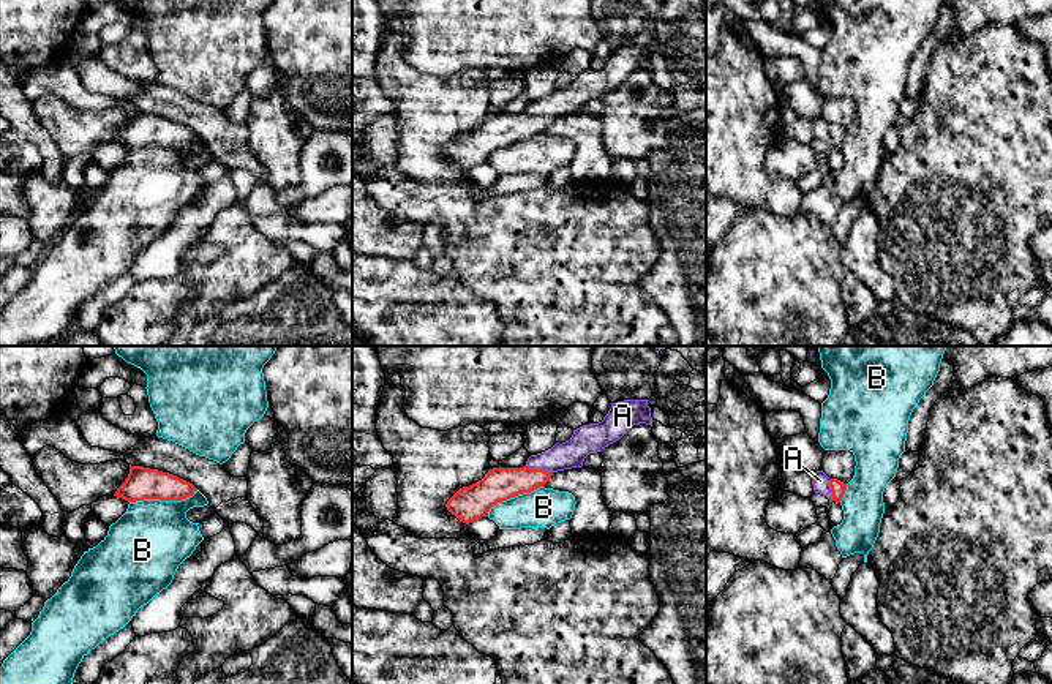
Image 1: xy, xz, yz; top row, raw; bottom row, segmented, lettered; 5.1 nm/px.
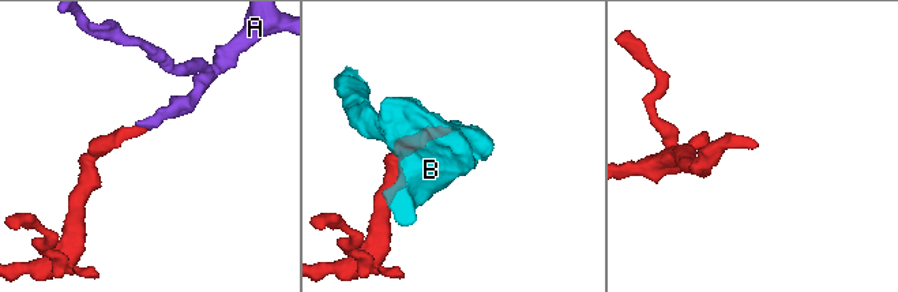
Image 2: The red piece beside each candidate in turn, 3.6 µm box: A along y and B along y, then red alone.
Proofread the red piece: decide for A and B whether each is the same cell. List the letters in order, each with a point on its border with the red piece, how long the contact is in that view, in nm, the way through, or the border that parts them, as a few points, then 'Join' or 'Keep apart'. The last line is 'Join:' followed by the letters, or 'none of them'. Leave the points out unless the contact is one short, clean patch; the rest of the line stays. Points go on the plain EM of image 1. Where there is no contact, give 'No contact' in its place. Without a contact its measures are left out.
A: Touches red at xz (539, 116). Shared border 130 nm. Path across: xz (499, 130), (528, 125), (539, 116), (547, 108), (571, 100). Join
B: Touches red at xy (163, 146). Shared border 360 nm. Boundary: xy (198, 136), (180, 146), (136, 146), (130, 149). Keep apart
Join: A

